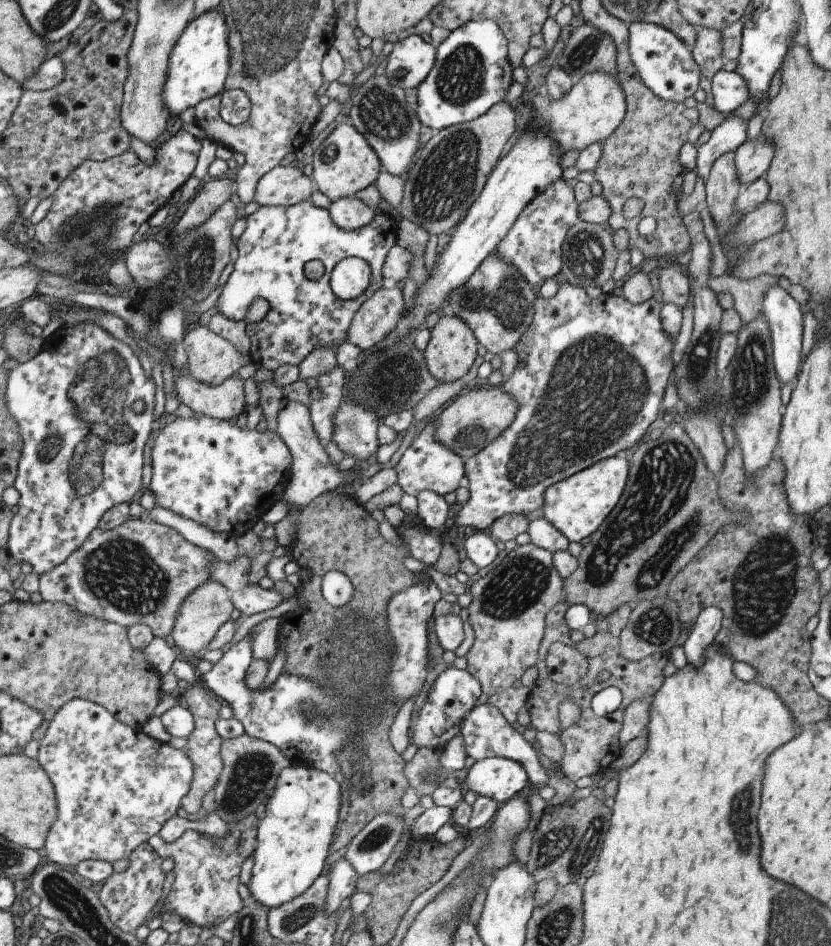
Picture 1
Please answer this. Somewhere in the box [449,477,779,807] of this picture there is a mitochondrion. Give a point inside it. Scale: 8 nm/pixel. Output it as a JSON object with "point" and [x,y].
{"point":[521,584]}

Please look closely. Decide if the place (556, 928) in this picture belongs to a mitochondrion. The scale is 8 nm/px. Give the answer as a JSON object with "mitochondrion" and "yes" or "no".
{"mitochondrion":"yes"}

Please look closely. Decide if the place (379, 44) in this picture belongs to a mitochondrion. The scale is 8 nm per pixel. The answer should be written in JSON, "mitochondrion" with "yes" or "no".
{"mitochondrion":"no"}

